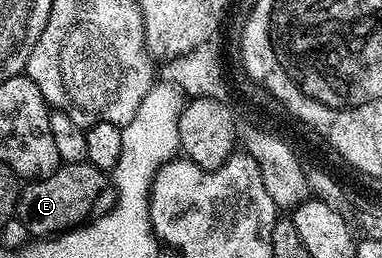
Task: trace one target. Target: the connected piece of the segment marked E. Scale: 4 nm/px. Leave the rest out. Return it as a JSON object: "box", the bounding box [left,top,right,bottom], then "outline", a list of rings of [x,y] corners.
{"box":[16,161,116,239],"outline":[[[86,161],[59,164],[47,177],[31,180],[27,185],[30,186],[19,192],[16,217],[24,223],[24,227],[28,227],[34,239],[49,239],[71,229],[81,229],[91,219],[111,209],[116,196],[113,184],[108,183],[107,174]]]}

